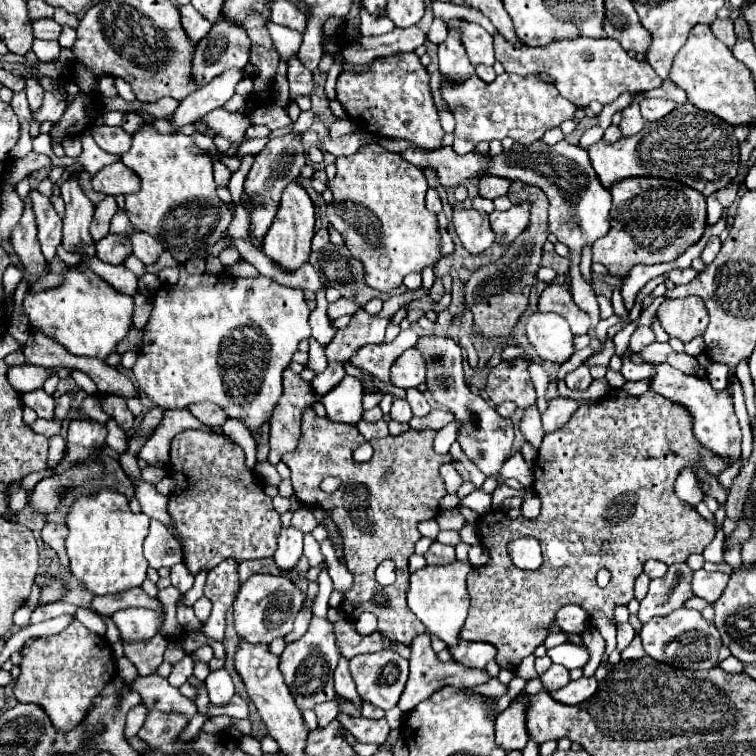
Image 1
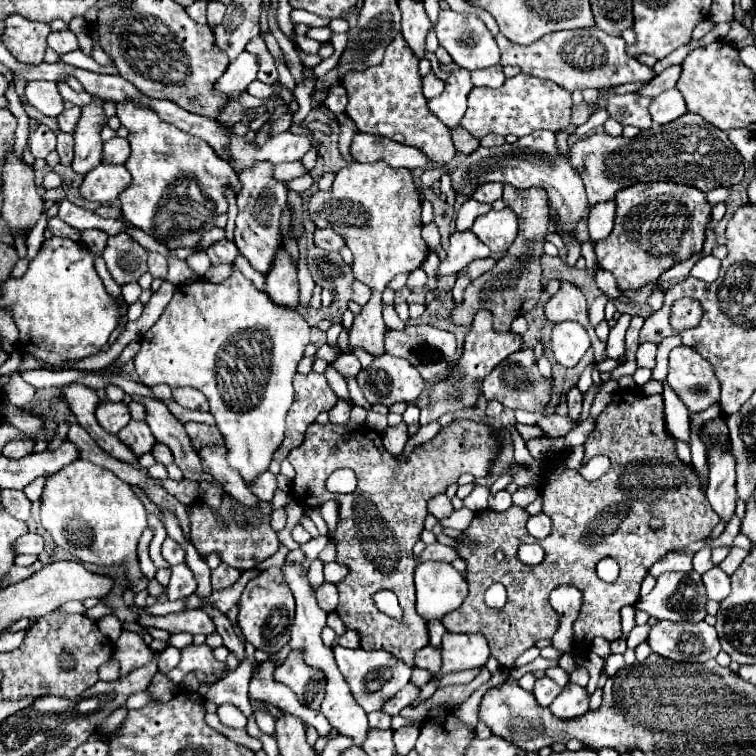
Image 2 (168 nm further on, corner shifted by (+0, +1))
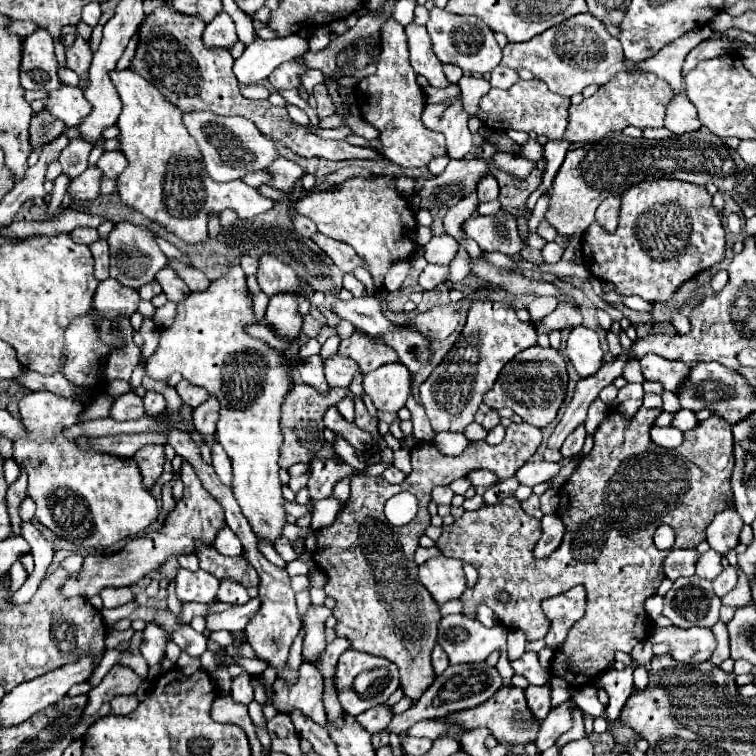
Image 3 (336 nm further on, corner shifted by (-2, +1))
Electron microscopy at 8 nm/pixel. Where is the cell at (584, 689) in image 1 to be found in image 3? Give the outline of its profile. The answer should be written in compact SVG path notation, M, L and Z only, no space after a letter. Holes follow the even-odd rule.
M565 700L563 704L551 708L551 712L549 712L549 716L543 720L541 730L539 730L539 736L537 736L537 740L535 740L535 744L537 744L537 748L539 748L541 752L547 750L547 748L551 748L551 746L555 744L555 740L557 740L563 732L571 730L571 726L573 726L573 712L575 712L575 710L577 710L577 704L575 704L573 700Z

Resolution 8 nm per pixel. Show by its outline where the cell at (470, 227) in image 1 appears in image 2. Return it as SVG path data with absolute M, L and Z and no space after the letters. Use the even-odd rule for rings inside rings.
M471 230L455 232L455 234L451 234L447 256L445 256L445 260L441 260L435 276L437 278L455 276L469 262L473 262L477 258L489 258L489 256L491 256L491 250Z

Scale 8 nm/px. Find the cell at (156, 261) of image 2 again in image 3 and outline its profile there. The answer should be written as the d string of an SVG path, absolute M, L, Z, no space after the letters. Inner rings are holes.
M169 266L161 268L161 272L157 272L155 280L161 284L163 292L165 292L167 298L173 300L173 302L181 302L181 300L183 300L185 296L189 296L189 292L191 292L191 290L187 288L187 284L185 284Z

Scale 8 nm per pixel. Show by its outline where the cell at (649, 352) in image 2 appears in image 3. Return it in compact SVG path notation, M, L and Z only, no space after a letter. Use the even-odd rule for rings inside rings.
M647 354L641 360L641 370L645 380L657 380L663 384L665 390L671 390L671 392L677 392L681 380L685 380L685 376L689 374L689 368L691 364L671 362L657 354Z

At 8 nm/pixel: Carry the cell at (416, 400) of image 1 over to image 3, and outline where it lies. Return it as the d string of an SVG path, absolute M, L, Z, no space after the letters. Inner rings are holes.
M473 302L467 314L467 324L461 336L443 358L443 362L431 372L431 376L421 384L421 402L425 406L435 406L429 410L429 420L435 432L455 430L463 432L467 424L483 402L485 392L495 384L501 368L521 350L537 344L537 332L533 324L519 322L515 310L507 302Z

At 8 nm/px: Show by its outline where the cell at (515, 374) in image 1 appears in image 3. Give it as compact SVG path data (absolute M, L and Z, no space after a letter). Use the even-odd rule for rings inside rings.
M531 346L523 352L519 352L513 360L509 360L493 388L485 394L485 404L489 408L511 408L515 414L519 414L527 424L533 424L537 428L547 426L555 420L557 410L565 398L567 392L567 368L563 356L553 348L541 348Z

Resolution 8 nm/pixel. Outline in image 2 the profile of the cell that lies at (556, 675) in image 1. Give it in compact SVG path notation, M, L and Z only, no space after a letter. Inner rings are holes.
M541 678L535 682L535 688L533 688L533 696L535 700L541 704L541 706L549 706L559 694L561 694L561 686L555 684L551 678Z

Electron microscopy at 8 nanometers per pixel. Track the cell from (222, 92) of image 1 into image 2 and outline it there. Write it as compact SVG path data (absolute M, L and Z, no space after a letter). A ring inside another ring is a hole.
M243 52L235 58L235 62L229 64L227 72L217 80L215 88L229 96L233 96L233 94L237 96L239 92L245 92L253 80L257 80L257 72L259 72L257 56Z

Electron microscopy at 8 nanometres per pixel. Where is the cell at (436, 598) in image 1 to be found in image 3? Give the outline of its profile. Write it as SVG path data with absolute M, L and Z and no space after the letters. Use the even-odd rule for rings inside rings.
M447 556L431 558L419 566L419 580L439 606L459 598L465 592L467 580L461 566L461 560Z

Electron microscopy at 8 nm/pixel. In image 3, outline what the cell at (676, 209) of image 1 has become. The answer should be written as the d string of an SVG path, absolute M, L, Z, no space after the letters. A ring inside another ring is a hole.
M645 180L635 184L621 196L621 218L617 232L607 234L597 222L589 226L583 236L583 264L599 280L613 282L615 292L623 296L641 296L647 302L665 302L675 288L699 274L705 268L715 266L725 252L725 230L719 212L711 204L711 196L705 186L695 186L681 180Z

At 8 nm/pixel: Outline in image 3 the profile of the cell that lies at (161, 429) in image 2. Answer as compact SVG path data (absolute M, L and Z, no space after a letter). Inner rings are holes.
M183 460L183 466L181 466L181 480L185 484L183 498L179 500L175 510L167 516L167 520L165 520L165 524L163 524L163 528L159 532L147 532L147 534L127 542L127 546L121 552L113 554L113 556L87 556L83 560L81 572L71 574L65 580L65 584L61 586L61 596L65 596L65 598L73 598L73 596L91 598L91 596L99 594L105 588L131 586L131 584L139 582L145 574L155 570L161 562L165 562L165 558L195 552L195 540L201 540L203 544L211 546L215 534L225 524L223 508L203 488L201 480L197 480L195 468L191 468L191 464L187 460Z

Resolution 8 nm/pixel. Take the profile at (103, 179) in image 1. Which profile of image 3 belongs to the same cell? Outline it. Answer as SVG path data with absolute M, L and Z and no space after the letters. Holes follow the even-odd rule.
M89 166L81 176L71 180L69 194L77 200L91 202L101 196L99 186L101 186L101 170L99 170L99 166Z

